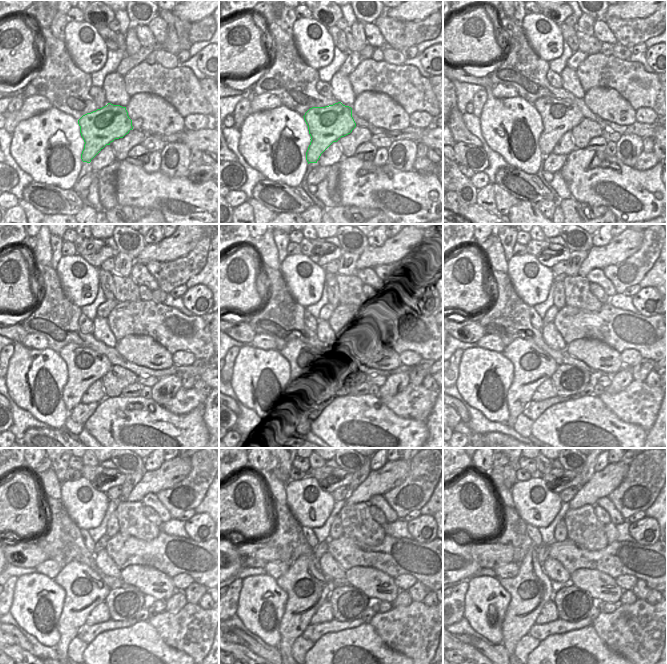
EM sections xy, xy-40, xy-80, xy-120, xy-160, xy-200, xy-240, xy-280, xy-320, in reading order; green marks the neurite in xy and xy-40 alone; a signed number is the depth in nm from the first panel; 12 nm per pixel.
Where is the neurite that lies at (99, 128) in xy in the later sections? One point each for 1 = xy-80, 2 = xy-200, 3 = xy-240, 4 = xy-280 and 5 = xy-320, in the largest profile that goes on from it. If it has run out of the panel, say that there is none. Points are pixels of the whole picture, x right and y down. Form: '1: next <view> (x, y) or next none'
1: next xy-80 (535, 145)
2: next xy-200 (531, 365)
3: next xy-240 (84, 589)
4: next xy-280 (307, 588)
5: next xy-320 (531, 588)

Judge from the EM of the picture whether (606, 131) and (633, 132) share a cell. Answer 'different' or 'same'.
different

